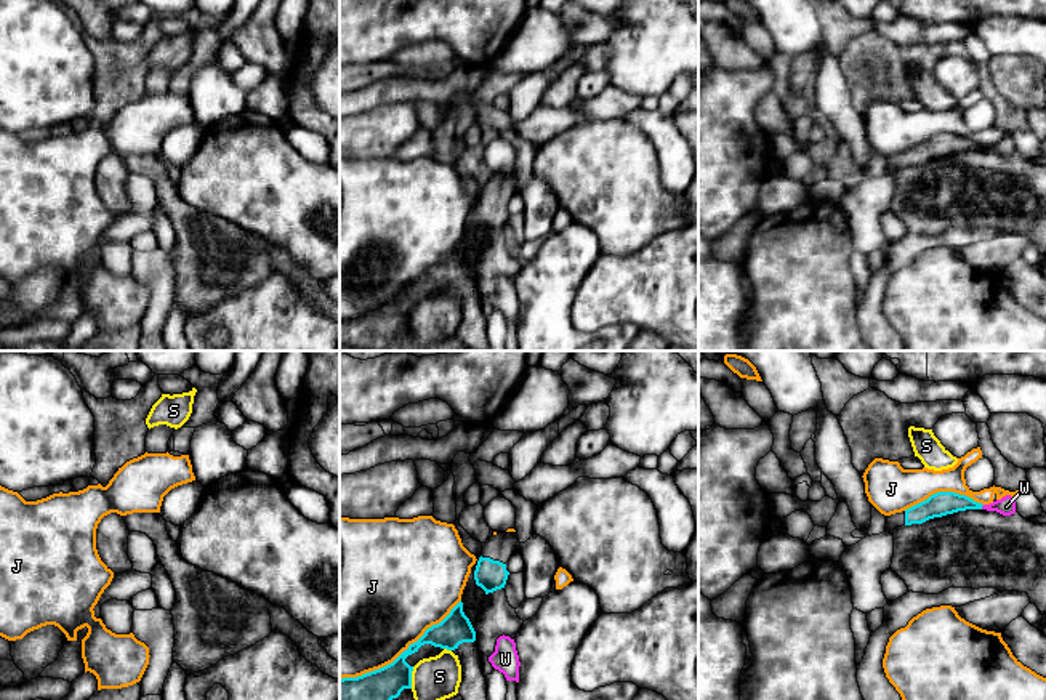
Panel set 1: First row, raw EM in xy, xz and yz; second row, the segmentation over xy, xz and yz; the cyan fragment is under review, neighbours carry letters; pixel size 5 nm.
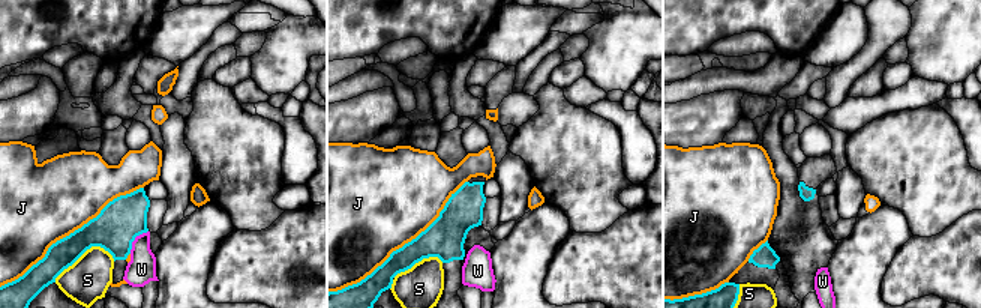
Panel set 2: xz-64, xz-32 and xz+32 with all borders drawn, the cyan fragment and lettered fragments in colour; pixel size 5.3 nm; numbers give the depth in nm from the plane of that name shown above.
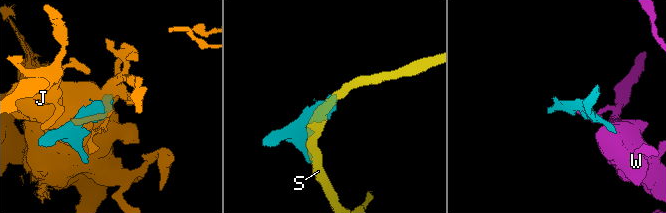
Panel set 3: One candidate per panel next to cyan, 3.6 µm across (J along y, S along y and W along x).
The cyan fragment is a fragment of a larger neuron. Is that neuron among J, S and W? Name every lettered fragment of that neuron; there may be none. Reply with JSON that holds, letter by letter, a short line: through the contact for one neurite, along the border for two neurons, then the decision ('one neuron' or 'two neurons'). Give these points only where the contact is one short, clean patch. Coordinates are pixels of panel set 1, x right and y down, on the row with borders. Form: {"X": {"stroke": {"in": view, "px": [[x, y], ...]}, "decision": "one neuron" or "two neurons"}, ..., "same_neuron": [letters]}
{"J": {"decision": "two neurons"}, "S": {"decision": "two neurons"}, "W": {"stroke": {"in": "yz", "px": [[984, 505], [981, 508]]}, "decision": "two neurons"}, "same_neuron": []}

